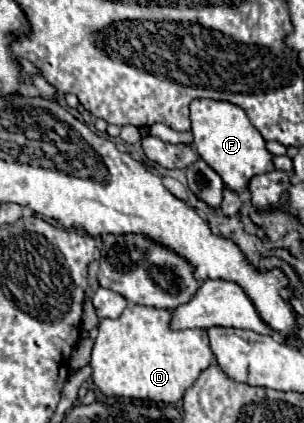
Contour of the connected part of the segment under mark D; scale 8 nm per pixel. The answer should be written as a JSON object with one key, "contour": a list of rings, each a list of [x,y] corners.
{"contour":[[[128,304],[120,318],[116,320],[100,320],[100,332],[96,336],[92,348],[92,378],[94,384],[106,396],[128,396],[138,400],[154,400],[176,404],[184,392],[196,382],[200,370],[206,370],[214,362],[214,354],[208,346],[206,330],[172,330],[172,310],[164,308],[148,308],[140,304]]]}

